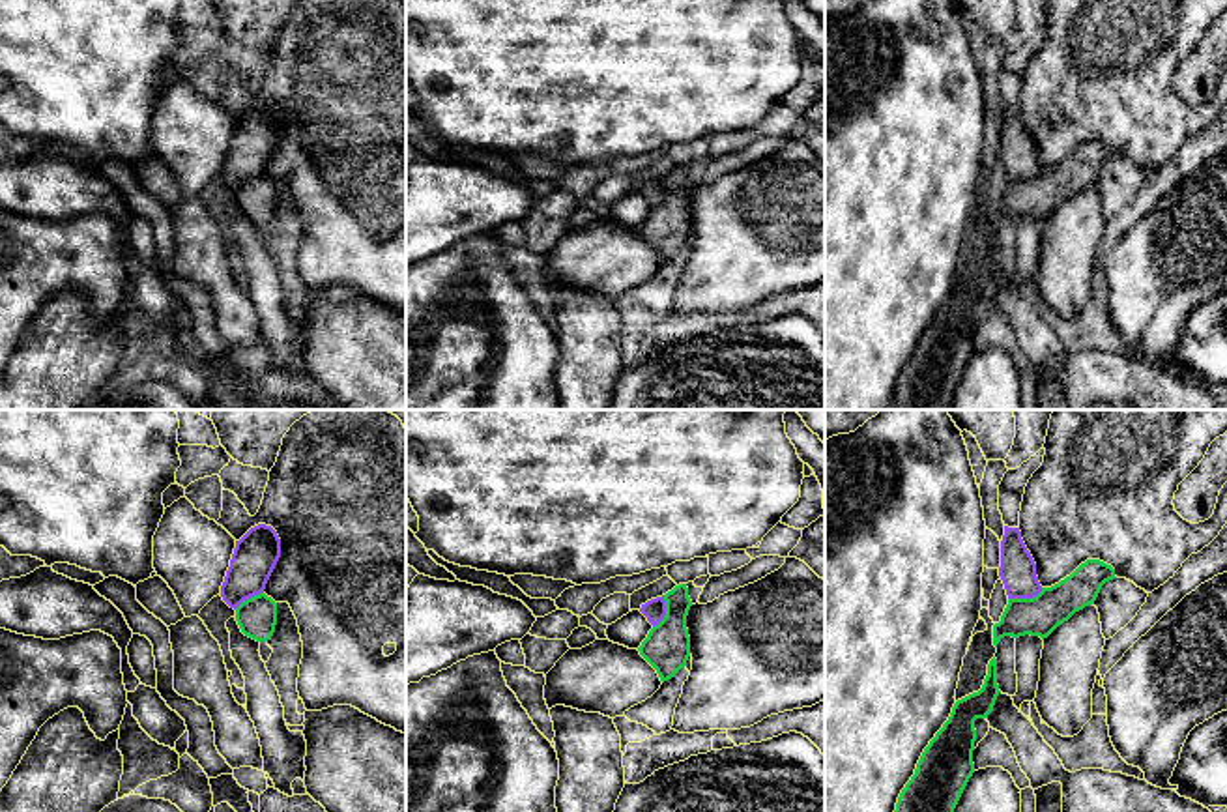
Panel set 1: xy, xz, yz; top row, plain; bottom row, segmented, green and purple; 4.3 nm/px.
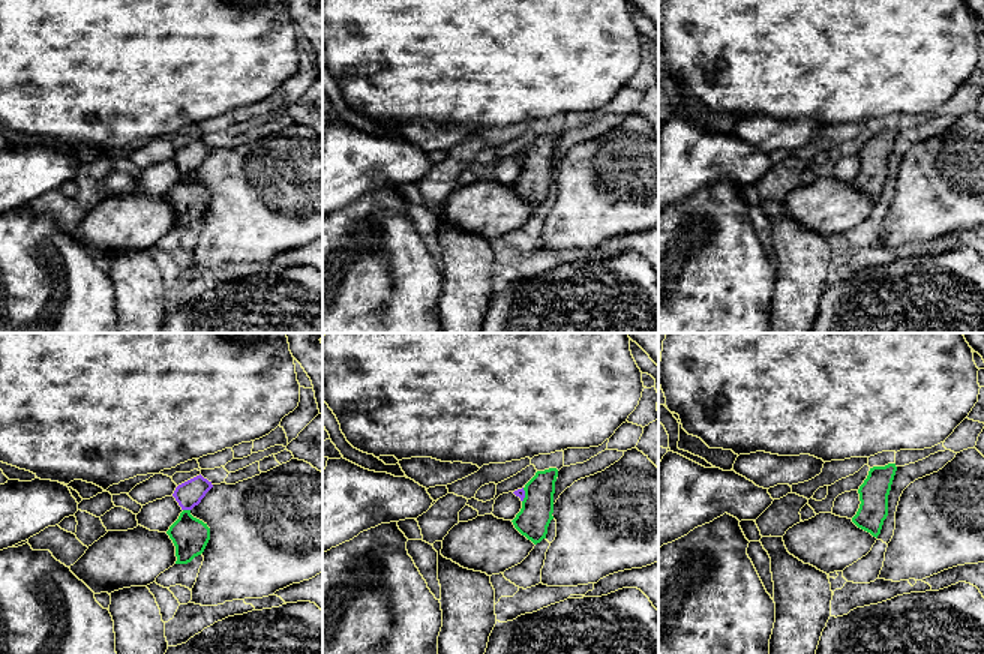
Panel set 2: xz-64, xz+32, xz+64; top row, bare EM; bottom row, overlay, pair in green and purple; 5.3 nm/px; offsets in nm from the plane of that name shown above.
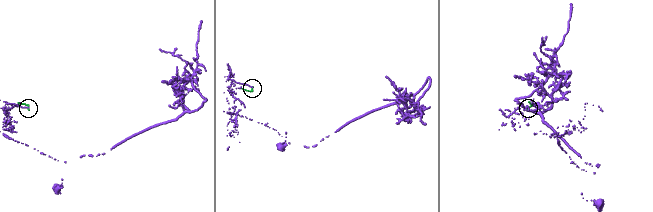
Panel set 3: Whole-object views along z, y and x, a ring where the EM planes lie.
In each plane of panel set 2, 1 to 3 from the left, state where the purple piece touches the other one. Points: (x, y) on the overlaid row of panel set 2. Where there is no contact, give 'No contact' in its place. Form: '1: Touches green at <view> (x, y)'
1: Touches green at xz-64 (186, 510)
2: Touches green at xz+32 (525, 495)
3: No contact

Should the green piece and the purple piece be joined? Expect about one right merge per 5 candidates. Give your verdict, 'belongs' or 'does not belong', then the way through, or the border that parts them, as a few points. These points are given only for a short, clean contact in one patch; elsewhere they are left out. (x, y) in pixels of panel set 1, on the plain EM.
does not belong; border along yz (1042, 169), (1031, 178), (1009, 180)

